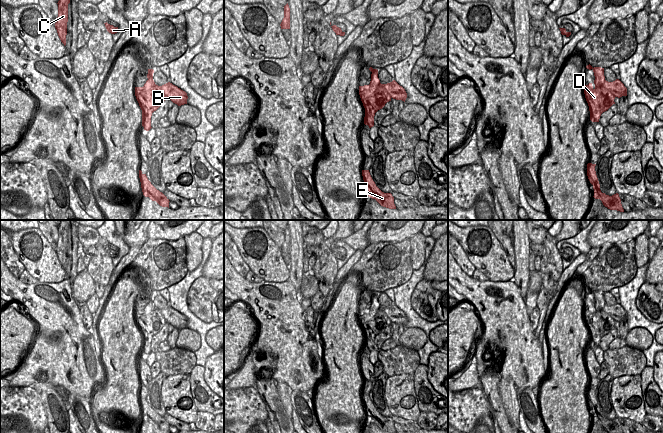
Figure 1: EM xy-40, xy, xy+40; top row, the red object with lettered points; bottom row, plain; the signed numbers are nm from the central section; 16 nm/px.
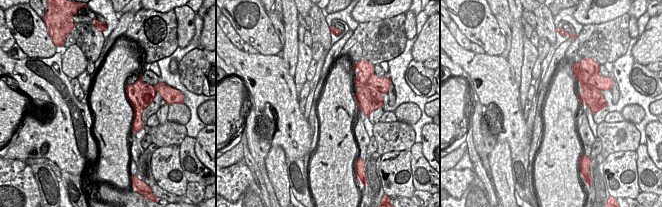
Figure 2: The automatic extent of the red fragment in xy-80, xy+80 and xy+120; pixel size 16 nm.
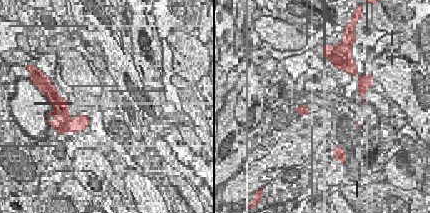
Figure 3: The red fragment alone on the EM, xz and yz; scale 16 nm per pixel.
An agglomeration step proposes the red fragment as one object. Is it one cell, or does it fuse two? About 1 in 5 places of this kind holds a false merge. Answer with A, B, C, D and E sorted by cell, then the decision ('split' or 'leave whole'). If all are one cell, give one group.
A B C / D E | split

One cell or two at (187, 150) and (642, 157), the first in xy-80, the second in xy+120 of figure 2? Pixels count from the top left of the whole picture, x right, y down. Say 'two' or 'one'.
one

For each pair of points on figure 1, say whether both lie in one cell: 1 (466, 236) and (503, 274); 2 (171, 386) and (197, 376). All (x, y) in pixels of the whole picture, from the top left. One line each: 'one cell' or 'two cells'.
1: one cell
2: two cells

